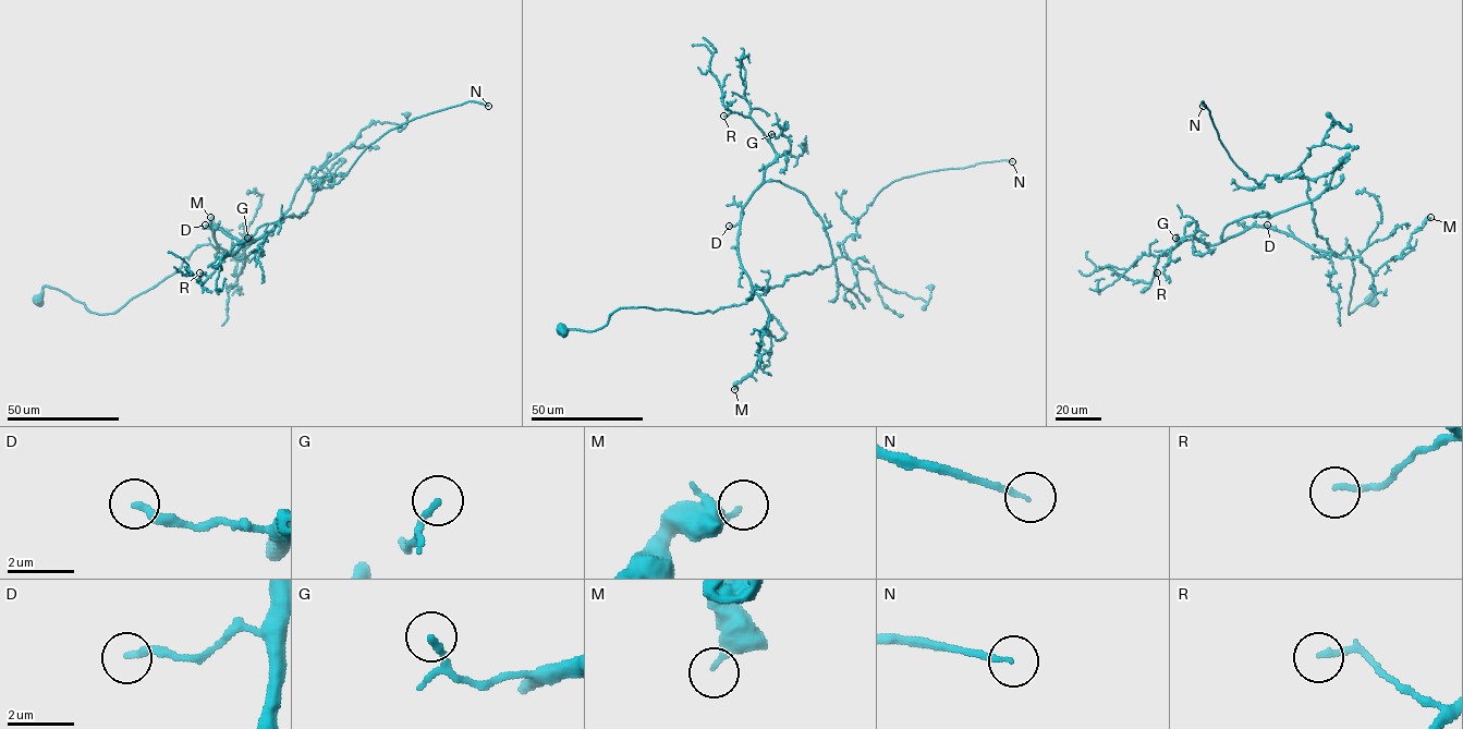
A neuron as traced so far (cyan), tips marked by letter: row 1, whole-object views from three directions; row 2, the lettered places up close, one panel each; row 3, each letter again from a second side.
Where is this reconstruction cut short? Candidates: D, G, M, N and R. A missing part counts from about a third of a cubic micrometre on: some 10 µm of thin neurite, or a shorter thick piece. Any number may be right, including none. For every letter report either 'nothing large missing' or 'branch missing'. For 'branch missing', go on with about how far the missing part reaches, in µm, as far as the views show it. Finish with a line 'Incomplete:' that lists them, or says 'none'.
D: branch missing | 30 µm
G: nothing large missing
M: nothing large missing
N: branch missing | 30 µm
R: nothing large missing
Incomplete: D, N

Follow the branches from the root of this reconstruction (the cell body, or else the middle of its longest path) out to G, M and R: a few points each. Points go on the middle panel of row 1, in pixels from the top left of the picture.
G: (562, 330), (596, 330), (623, 307), (745, 303), (741, 209), (775, 159), (771, 134)
M: (562, 330), (596, 330), (623, 307), (703, 313), (756, 293), (770, 318), (756, 368), (734, 389)
R: (562, 330), (596, 330), (623, 307), (703, 313), (752, 296), (741, 209), (776, 153), (750, 117), (723, 116)

